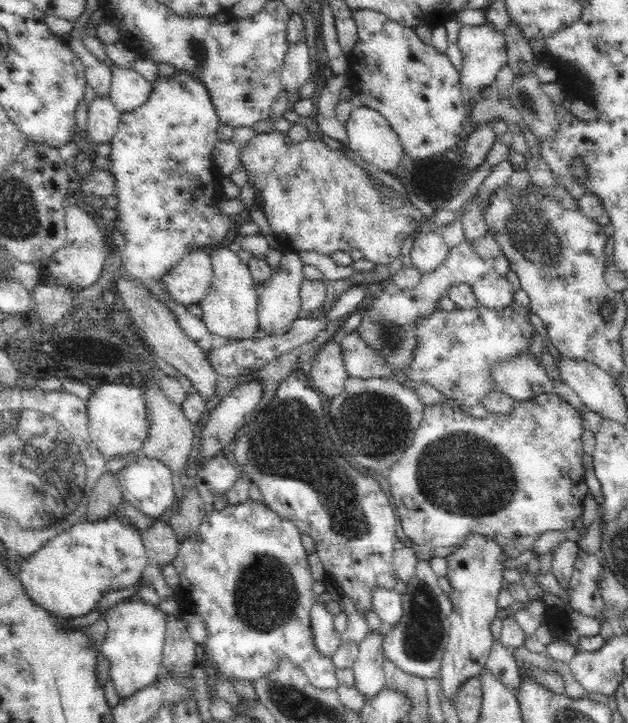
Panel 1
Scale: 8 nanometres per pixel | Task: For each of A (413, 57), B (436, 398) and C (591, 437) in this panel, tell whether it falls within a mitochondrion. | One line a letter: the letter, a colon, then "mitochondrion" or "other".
A: other
B: other
C: other

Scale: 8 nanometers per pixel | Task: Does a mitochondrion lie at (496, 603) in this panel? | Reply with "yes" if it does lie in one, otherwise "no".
no

